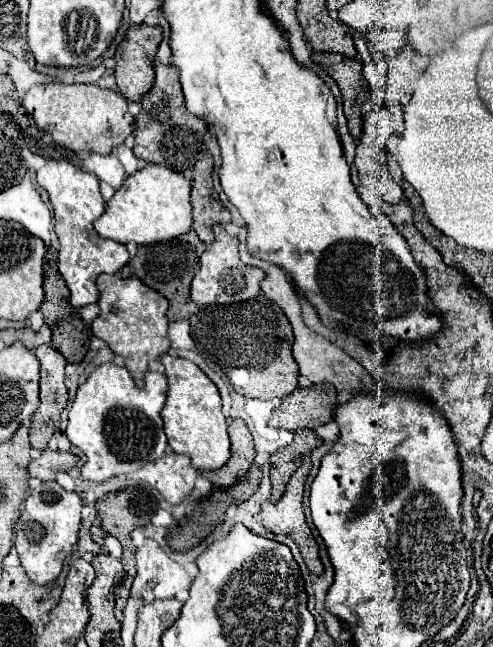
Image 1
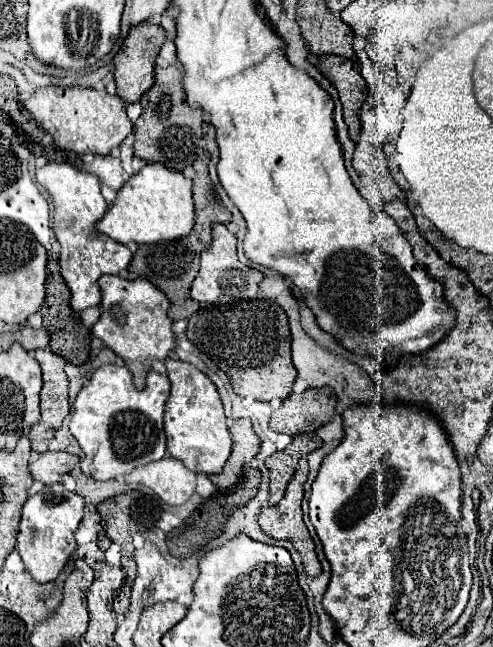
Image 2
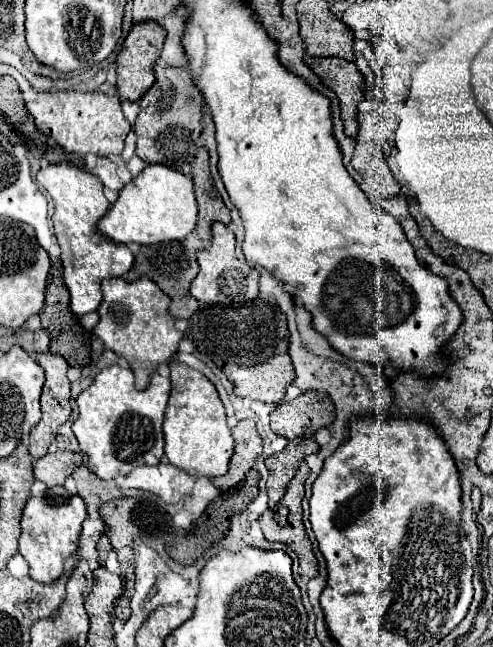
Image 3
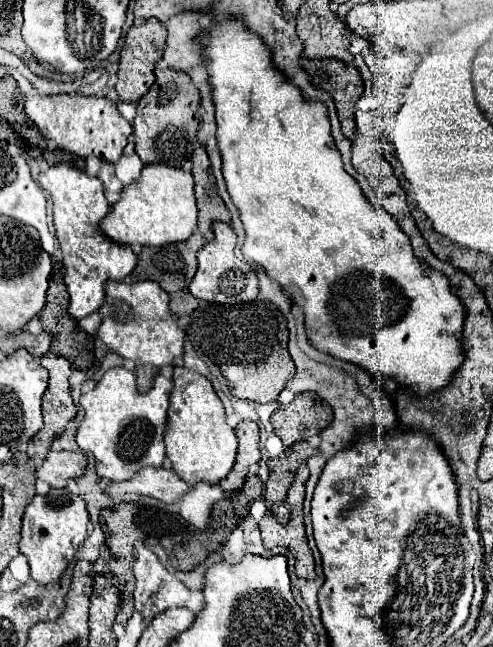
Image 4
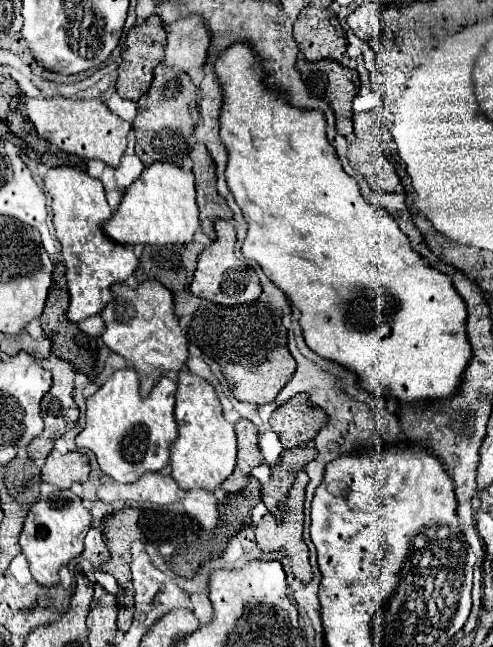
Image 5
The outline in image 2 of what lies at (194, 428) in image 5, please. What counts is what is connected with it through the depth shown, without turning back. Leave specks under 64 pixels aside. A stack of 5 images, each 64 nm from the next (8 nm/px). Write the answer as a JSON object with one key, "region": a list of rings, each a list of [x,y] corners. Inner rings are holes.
{"region":[[[168,358],[166,368],[172,384],[164,412],[168,454],[180,460],[188,470],[196,474],[220,474],[232,452],[232,438],[226,426],[224,408],[214,382],[196,366],[182,360]],[[174,438],[188,438],[188,440],[174,440]]]}

